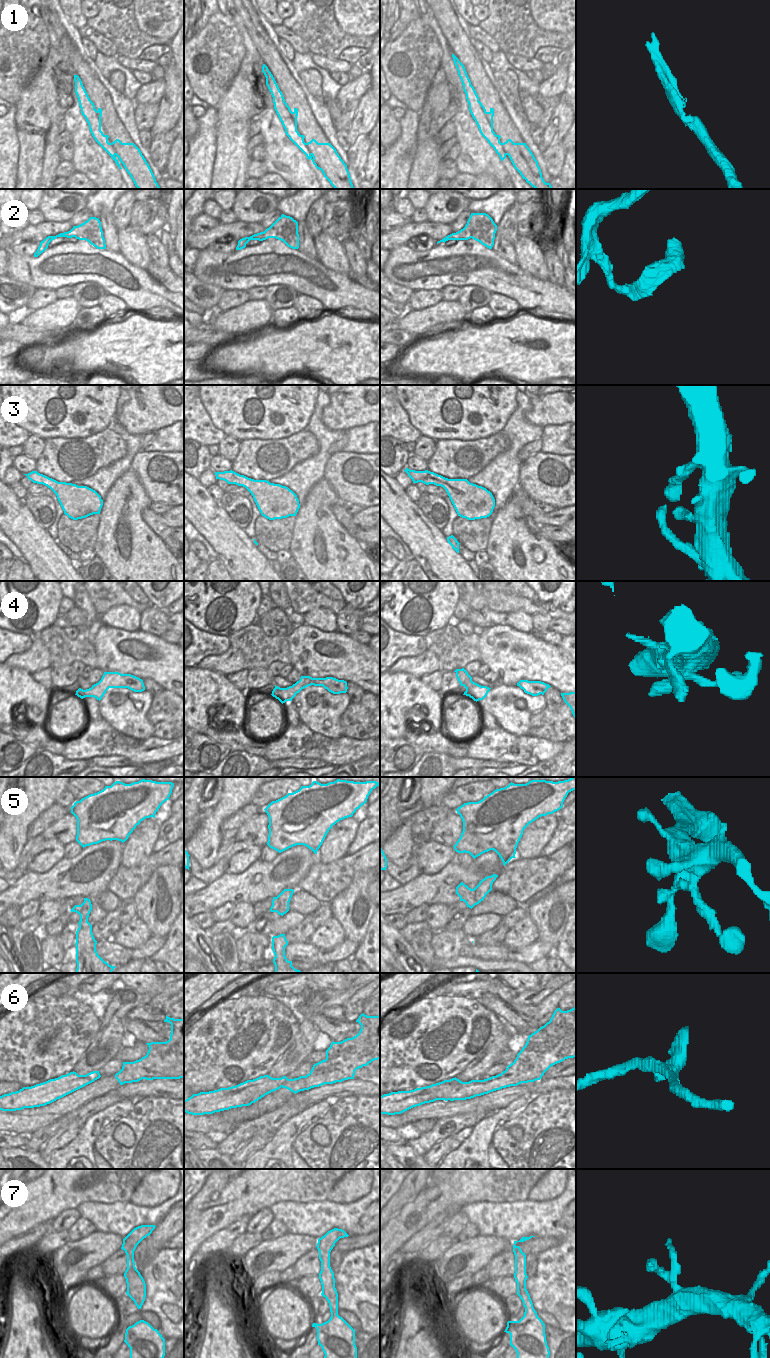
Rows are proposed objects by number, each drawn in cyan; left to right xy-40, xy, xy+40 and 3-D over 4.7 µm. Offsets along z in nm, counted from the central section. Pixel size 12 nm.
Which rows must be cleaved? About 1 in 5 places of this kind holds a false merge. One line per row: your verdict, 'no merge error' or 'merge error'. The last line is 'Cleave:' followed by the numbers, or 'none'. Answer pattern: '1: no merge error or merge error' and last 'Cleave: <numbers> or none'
1: merge error
2: no merge error
3: no merge error
4: no merge error
5: no merge error
6: merge error
7: no merge error
Cleave: 1, 6

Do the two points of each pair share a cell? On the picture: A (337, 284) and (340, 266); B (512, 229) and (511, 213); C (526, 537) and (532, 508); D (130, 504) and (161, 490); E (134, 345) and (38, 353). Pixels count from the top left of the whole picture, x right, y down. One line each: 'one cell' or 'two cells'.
A: two cells
B: one cell
C: two cells
D: two cells
E: one cell

